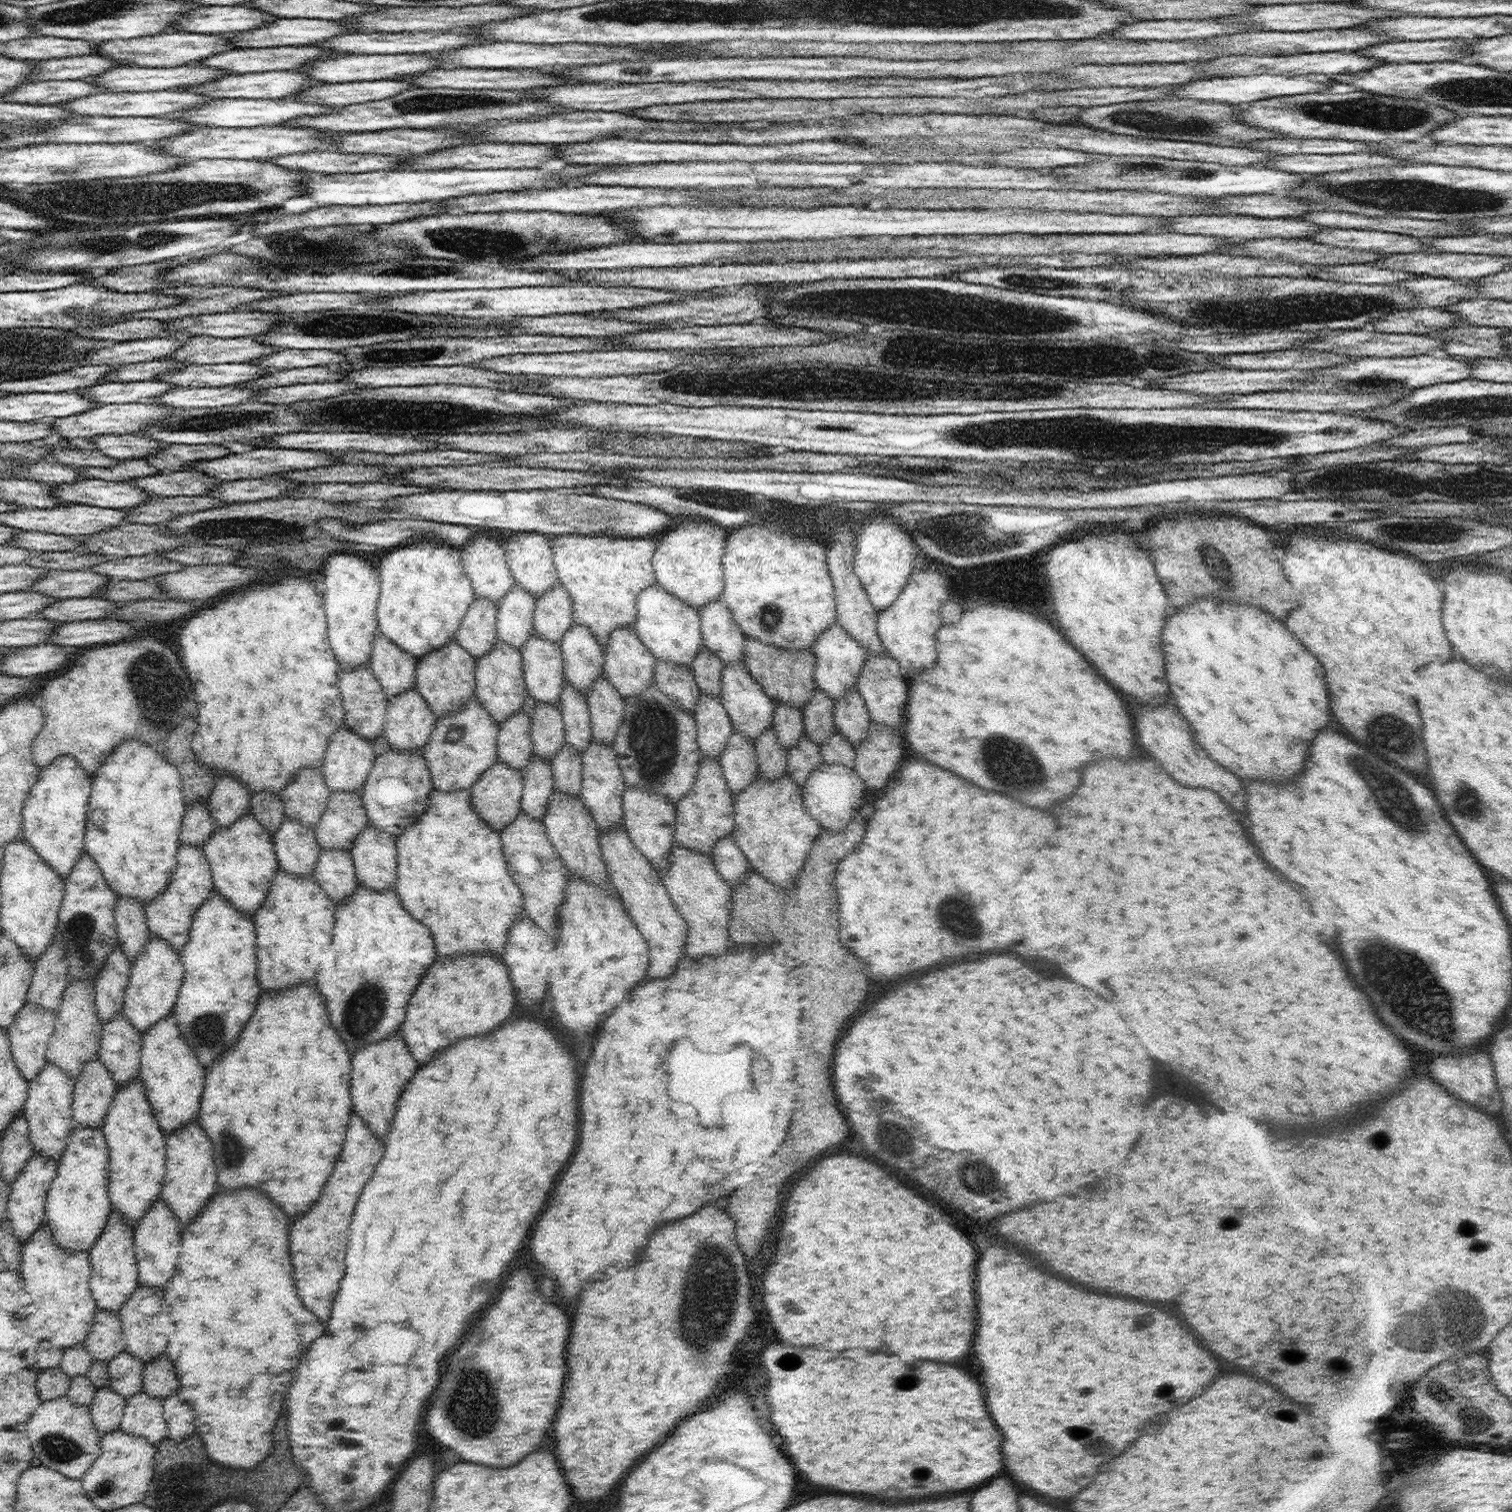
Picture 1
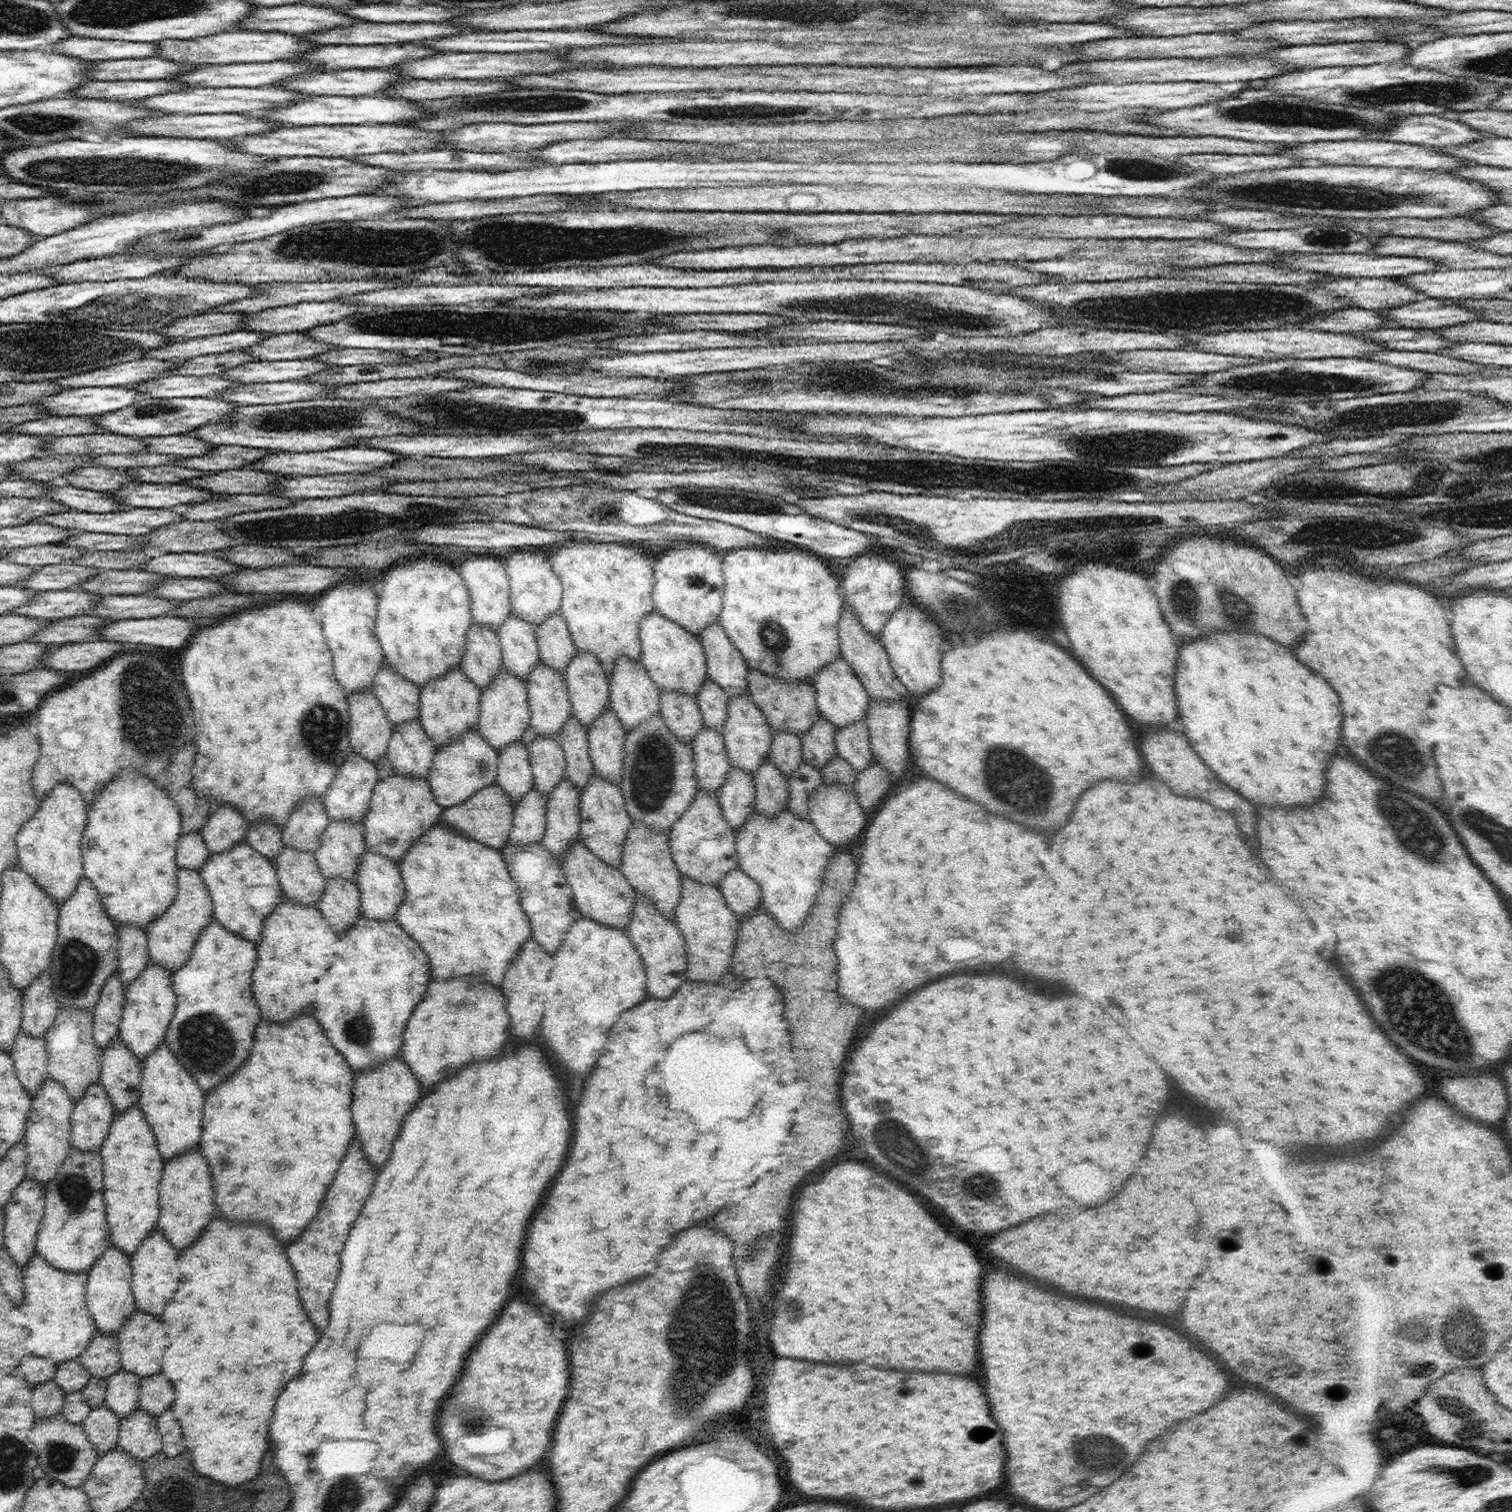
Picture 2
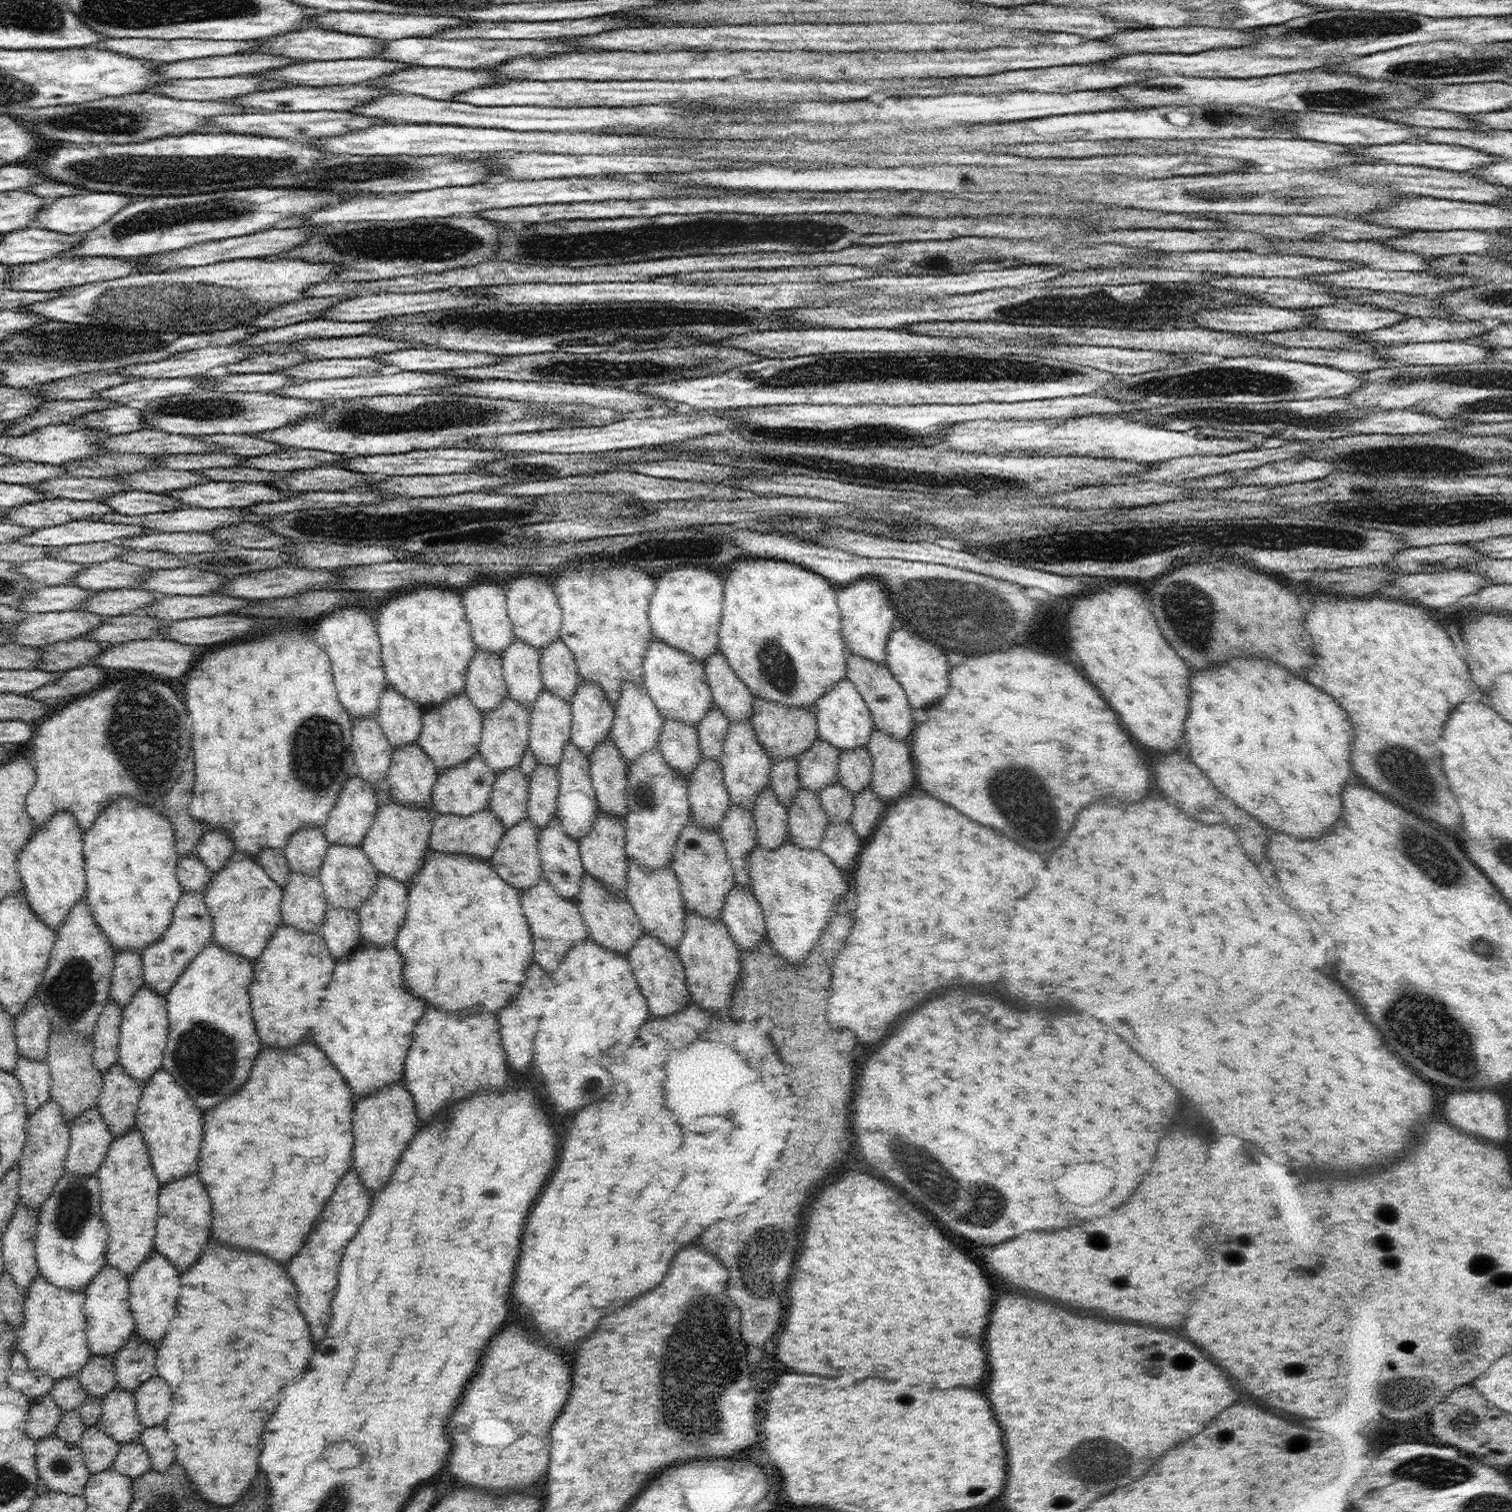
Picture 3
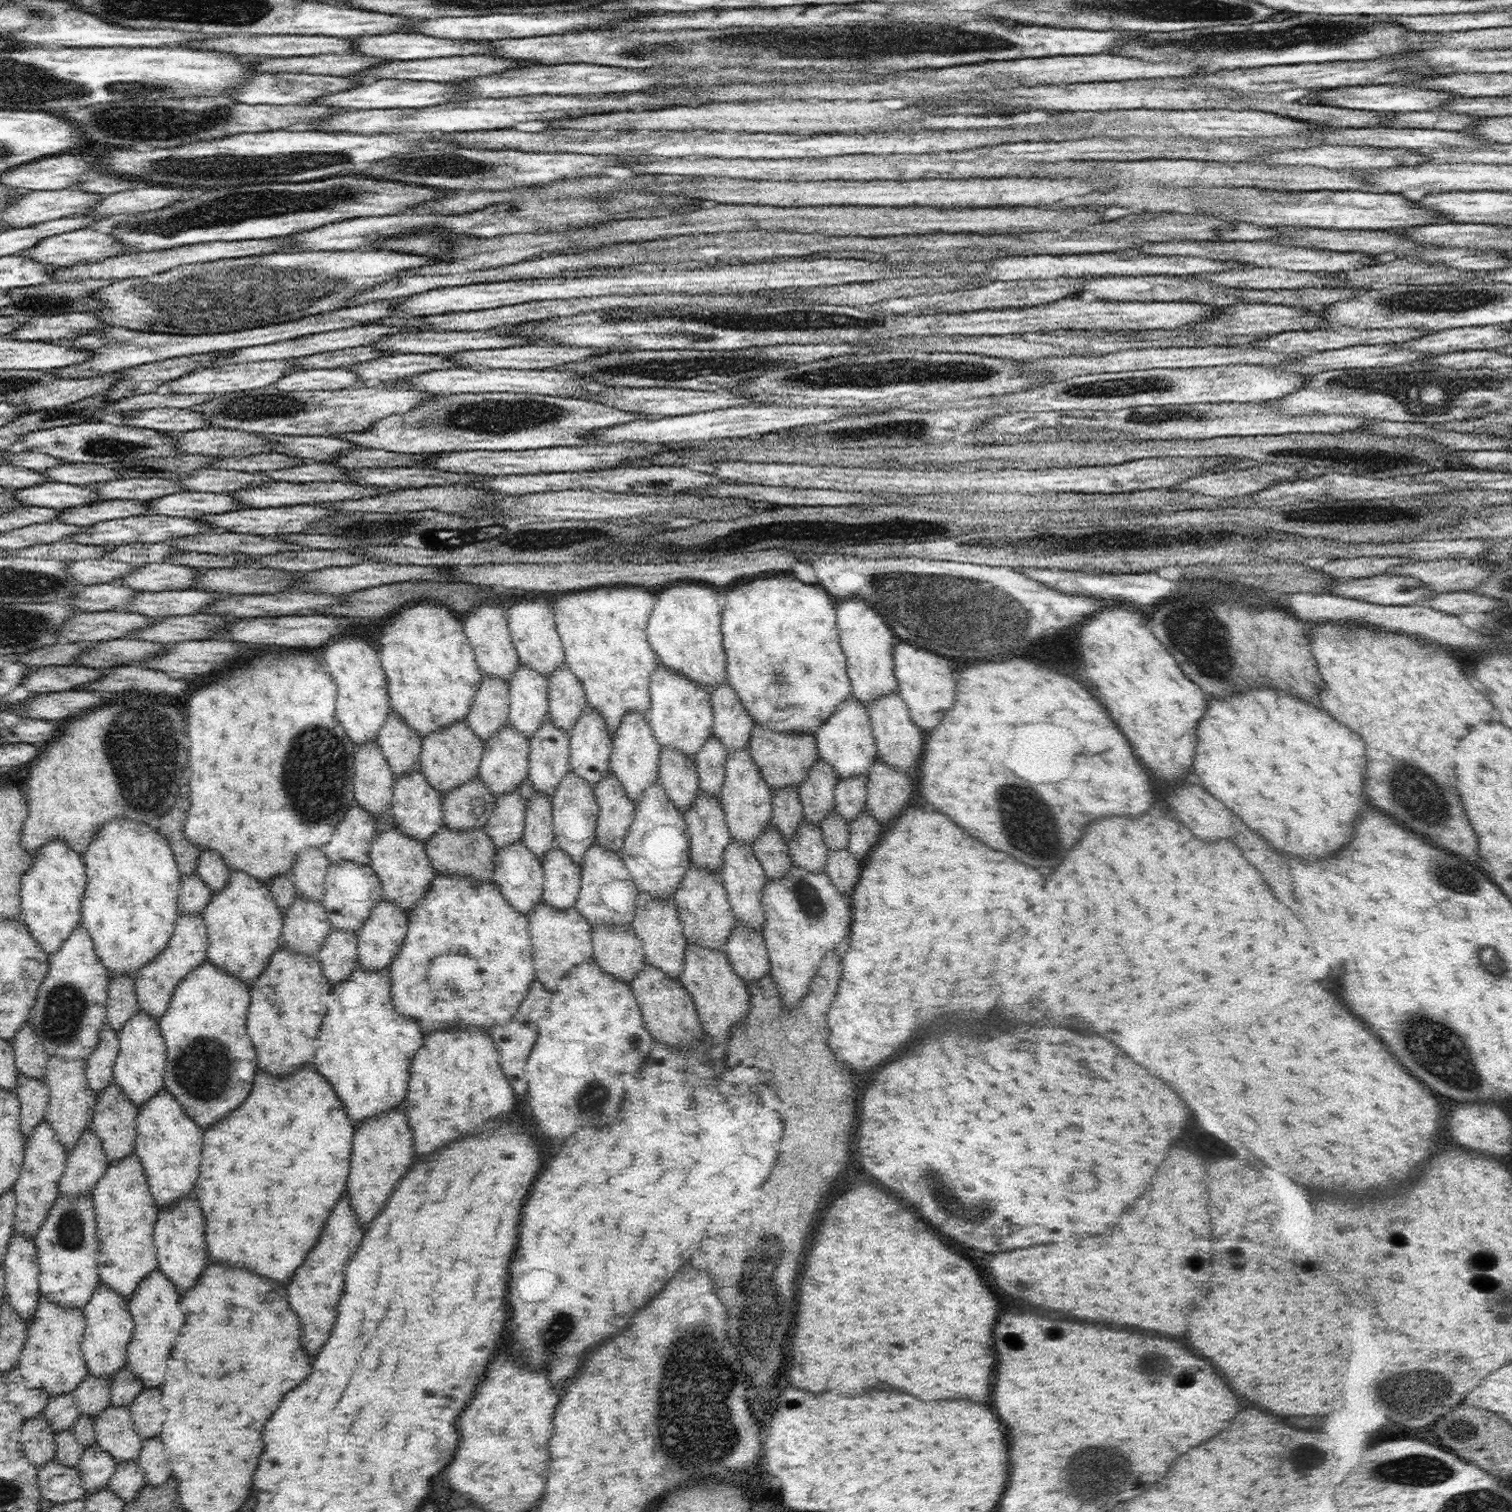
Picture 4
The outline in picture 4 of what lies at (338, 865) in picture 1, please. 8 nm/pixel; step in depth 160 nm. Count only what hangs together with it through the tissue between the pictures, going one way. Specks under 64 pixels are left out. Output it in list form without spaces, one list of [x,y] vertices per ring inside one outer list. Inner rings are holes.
[[[331,929],[316,957],[330,982],[347,979],[358,965],[357,934],[344,929]]]

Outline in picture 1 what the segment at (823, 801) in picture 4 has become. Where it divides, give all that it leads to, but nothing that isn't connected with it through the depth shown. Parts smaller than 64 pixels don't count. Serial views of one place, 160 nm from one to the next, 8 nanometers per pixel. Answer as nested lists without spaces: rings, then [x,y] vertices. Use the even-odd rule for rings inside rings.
[[[815,687],[810,702],[803,708],[804,732],[821,748],[835,731],[835,702],[820,687]]]

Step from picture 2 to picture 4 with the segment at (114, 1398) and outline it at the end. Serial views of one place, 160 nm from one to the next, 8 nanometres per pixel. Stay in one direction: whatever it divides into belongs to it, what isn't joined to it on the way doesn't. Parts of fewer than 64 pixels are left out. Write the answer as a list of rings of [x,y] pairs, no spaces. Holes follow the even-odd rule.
[[[128,1405],[102,1410],[95,1424],[95,1442],[109,1452],[118,1463],[136,1461],[144,1439],[137,1433]]]

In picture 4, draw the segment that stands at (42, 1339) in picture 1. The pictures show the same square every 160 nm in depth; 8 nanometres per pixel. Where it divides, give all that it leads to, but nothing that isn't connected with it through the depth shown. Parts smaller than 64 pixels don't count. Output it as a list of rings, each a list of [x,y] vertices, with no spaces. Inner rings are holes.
[[[40,1294],[34,1318],[27,1327],[27,1339],[19,1359],[18,1376],[27,1382],[27,1386],[39,1388],[46,1393],[48,1398],[73,1392],[89,1373],[80,1350],[85,1326],[82,1309],[63,1307]]]

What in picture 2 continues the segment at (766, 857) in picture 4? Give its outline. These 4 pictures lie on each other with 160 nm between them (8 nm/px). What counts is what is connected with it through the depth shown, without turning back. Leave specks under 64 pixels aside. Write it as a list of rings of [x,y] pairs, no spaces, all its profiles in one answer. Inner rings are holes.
[[[770,756],[762,761],[762,764],[754,772],[754,777],[756,812],[775,817],[787,806],[789,778],[770,761]]]

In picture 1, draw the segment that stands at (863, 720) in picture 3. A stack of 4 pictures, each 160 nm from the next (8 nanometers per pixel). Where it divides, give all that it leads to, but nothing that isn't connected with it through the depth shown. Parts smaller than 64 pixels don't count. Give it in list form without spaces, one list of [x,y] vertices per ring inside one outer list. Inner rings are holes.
[[[837,620],[818,635],[811,649],[817,660],[814,673],[816,687],[826,691],[834,702],[843,699],[854,687],[857,688],[862,665],[869,658],[869,654],[867,648],[861,642],[855,641]]]

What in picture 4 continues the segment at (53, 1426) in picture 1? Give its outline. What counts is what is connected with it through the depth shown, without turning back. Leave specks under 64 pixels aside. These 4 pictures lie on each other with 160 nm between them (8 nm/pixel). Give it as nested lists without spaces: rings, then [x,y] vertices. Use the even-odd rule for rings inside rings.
[[[56,1458],[38,1470],[37,1480],[41,1496],[54,1504],[80,1500],[87,1494],[78,1466],[63,1465]]]

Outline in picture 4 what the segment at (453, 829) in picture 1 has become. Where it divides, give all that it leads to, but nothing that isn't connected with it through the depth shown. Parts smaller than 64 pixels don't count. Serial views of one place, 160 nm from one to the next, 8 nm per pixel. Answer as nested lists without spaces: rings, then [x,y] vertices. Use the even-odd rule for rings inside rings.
[[[438,873],[418,906],[413,906],[408,912],[408,917],[402,948],[389,966],[392,1002],[400,1014],[418,1020],[424,1032],[450,1028],[454,1024],[492,1028],[508,1022],[516,1014],[520,1002],[530,990],[530,984],[536,979],[529,918],[504,898],[496,883]]]

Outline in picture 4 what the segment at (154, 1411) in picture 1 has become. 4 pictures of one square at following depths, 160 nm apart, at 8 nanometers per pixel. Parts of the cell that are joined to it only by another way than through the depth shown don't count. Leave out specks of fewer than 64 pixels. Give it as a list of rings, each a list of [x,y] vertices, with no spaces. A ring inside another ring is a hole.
[[[124,1461],[117,1464],[108,1488],[114,1491],[125,1504],[130,1504],[139,1491],[147,1485],[144,1476],[144,1469],[137,1461]]]

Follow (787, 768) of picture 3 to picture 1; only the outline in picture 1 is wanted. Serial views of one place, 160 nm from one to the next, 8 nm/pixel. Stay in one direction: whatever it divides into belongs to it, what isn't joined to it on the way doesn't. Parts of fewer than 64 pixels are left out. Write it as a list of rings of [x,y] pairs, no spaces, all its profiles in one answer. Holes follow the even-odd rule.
[[[778,703],[773,714],[773,727],[779,736],[779,741],[787,748],[793,747],[804,734],[805,724],[803,711],[792,705]]]

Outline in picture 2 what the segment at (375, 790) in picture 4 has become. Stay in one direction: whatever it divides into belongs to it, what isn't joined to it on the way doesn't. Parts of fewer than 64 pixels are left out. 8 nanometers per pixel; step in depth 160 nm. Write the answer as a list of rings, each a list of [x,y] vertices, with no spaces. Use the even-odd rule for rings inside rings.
[[[373,689],[350,693],[347,699],[351,747],[354,752],[376,764],[382,755],[387,754],[394,726]]]

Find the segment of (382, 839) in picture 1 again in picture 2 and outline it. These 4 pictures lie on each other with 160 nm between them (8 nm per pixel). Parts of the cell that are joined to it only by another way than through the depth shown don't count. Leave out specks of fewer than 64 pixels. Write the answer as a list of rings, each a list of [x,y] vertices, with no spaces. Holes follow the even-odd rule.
[[[367,850],[357,866],[355,880],[361,892],[361,912],[366,918],[384,922],[395,918],[398,907],[402,904],[405,886],[399,869],[399,863],[386,855]]]

